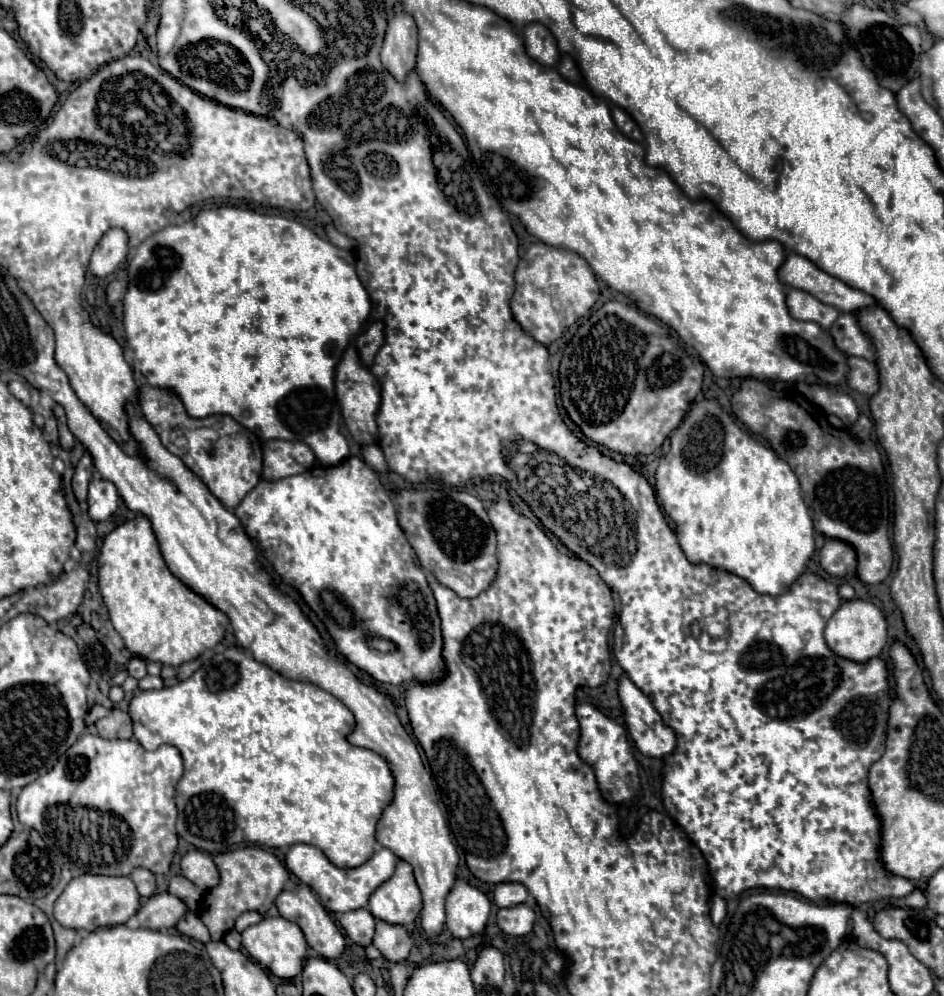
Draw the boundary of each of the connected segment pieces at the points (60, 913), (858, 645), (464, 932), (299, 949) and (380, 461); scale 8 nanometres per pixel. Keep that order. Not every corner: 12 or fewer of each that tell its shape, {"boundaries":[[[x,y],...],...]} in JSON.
{"boundaries":[[[82,874],[56,900],[64,928],[126,924],[140,908],[130,878]],[[846,600],[828,620],[826,644],[866,662],[888,642],[884,614]],[[456,880],[446,898],[446,926],[454,938],[482,934],[490,902]],[[264,918],[242,946],[274,976],[302,972],[308,944],[298,924]],[[376,444],[364,446],[362,456],[376,472],[388,470],[384,454]]]}

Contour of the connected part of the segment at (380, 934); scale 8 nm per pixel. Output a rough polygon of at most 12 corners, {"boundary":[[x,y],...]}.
{"boundary":[[376,922],[372,944],[388,962],[404,962],[412,948],[406,928]]}

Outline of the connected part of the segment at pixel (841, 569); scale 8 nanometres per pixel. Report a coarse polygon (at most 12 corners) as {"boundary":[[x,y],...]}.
{"boundary":[[828,540],[820,566],[832,576],[856,572],[856,552],[842,540]]}

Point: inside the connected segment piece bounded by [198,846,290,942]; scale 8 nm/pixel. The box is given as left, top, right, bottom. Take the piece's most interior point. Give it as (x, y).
(250, 878)

